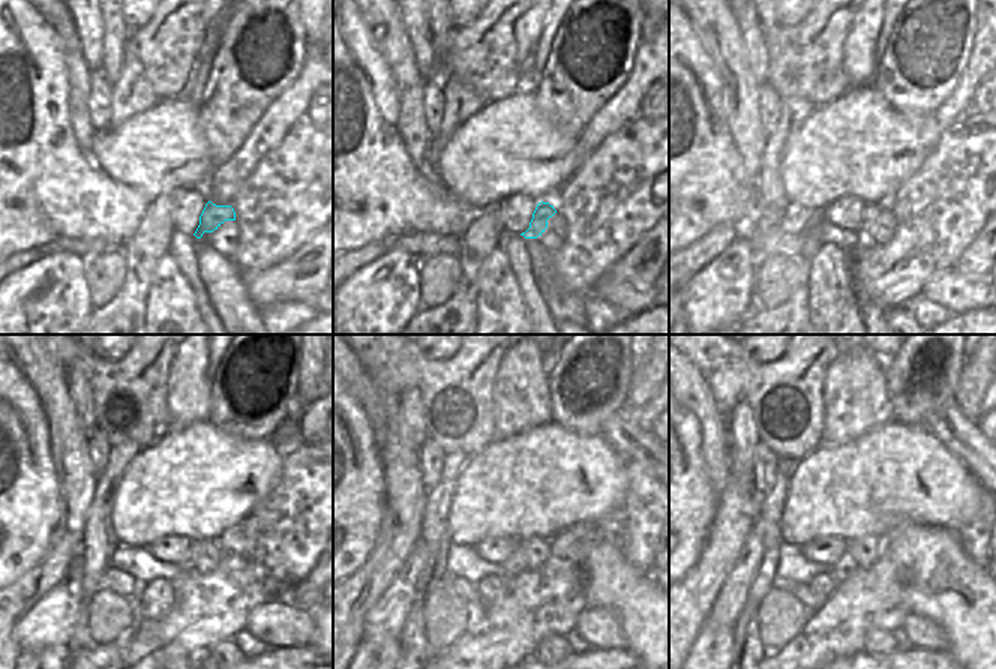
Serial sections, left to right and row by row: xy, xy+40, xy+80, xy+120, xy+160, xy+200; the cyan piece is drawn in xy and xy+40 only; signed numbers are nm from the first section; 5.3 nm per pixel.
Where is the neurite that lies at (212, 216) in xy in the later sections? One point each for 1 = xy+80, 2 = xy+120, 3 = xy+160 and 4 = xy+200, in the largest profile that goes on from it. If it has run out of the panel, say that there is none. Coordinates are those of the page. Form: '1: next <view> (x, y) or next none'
1: next xy+80 (869, 213)
2: next xy+120 (186, 564)
3: next xy+160 (516, 563)
4: next xy+200 (846, 567)

